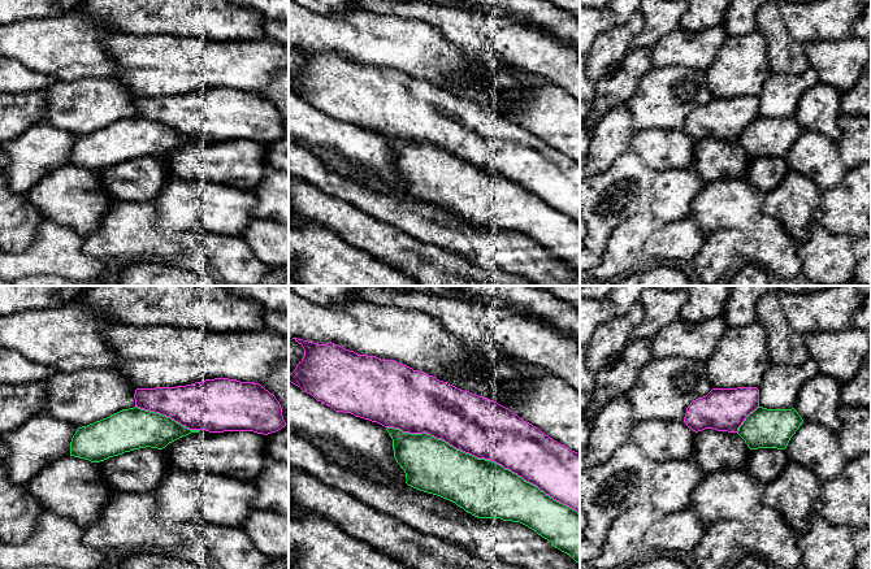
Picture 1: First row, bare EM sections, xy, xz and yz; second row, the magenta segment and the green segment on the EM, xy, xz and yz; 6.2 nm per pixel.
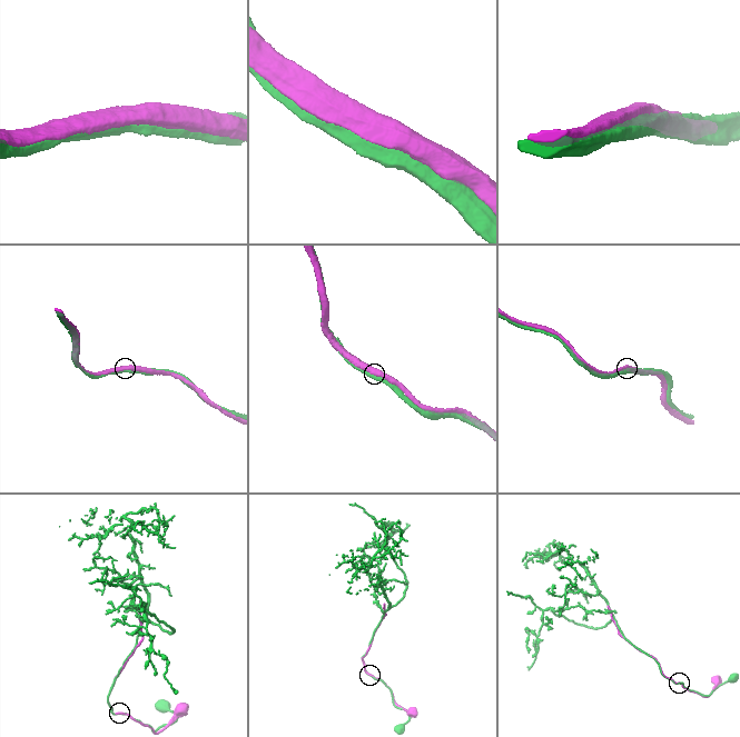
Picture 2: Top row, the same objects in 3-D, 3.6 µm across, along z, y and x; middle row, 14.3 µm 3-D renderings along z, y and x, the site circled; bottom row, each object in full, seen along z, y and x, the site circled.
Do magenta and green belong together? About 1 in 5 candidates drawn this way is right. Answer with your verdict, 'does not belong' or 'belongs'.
does not belong

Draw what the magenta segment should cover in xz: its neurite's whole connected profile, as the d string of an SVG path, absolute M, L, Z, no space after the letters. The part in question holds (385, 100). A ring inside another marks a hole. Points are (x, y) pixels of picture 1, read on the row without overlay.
M298 47L292 48L303 56L304 65L295 79L289 83L289 90L312 104L317 110L324 112L335 121L351 122L355 126L377 131L385 136L399 138L410 143L430 143L477 168L491 169L580 223L580 162L558 152L508 117L488 107L463 100L424 81L413 79L395 69L358 64L332 51L318 53Z

